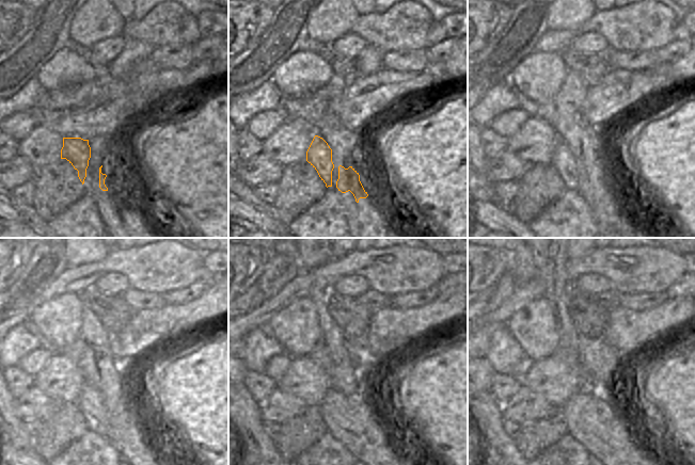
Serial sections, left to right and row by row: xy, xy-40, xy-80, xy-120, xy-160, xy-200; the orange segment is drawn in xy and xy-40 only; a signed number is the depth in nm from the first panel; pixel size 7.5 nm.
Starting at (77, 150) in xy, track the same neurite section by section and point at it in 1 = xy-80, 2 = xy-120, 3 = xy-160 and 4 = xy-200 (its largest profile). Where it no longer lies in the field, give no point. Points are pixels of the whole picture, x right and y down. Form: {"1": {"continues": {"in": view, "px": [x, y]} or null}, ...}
{"1": {"continues": {"in": "xy-80", "px": [591, 182]}}, "2": {"continues": {"in": "xy-120", "px": [115, 421]}}, "3": {"continues": {"in": "xy-160", "px": [350, 419]}}, "4": {"continues": {"in": "xy-200", "px": [591, 418]}}}

